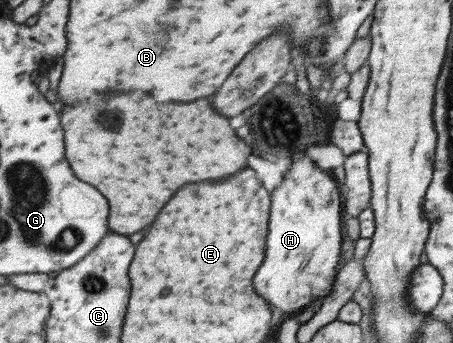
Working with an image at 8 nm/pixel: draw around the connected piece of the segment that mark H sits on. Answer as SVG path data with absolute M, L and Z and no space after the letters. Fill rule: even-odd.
M304 152L292 153L292 165L288 174L282 178L282 184L272 192L272 210L266 242L266 258L254 276L254 290L266 298L266 302L279 308L286 317L300 313L316 300L328 298L332 293L332 284L337 277L342 254L343 214L340 192L331 172L324 172L306 156Z

